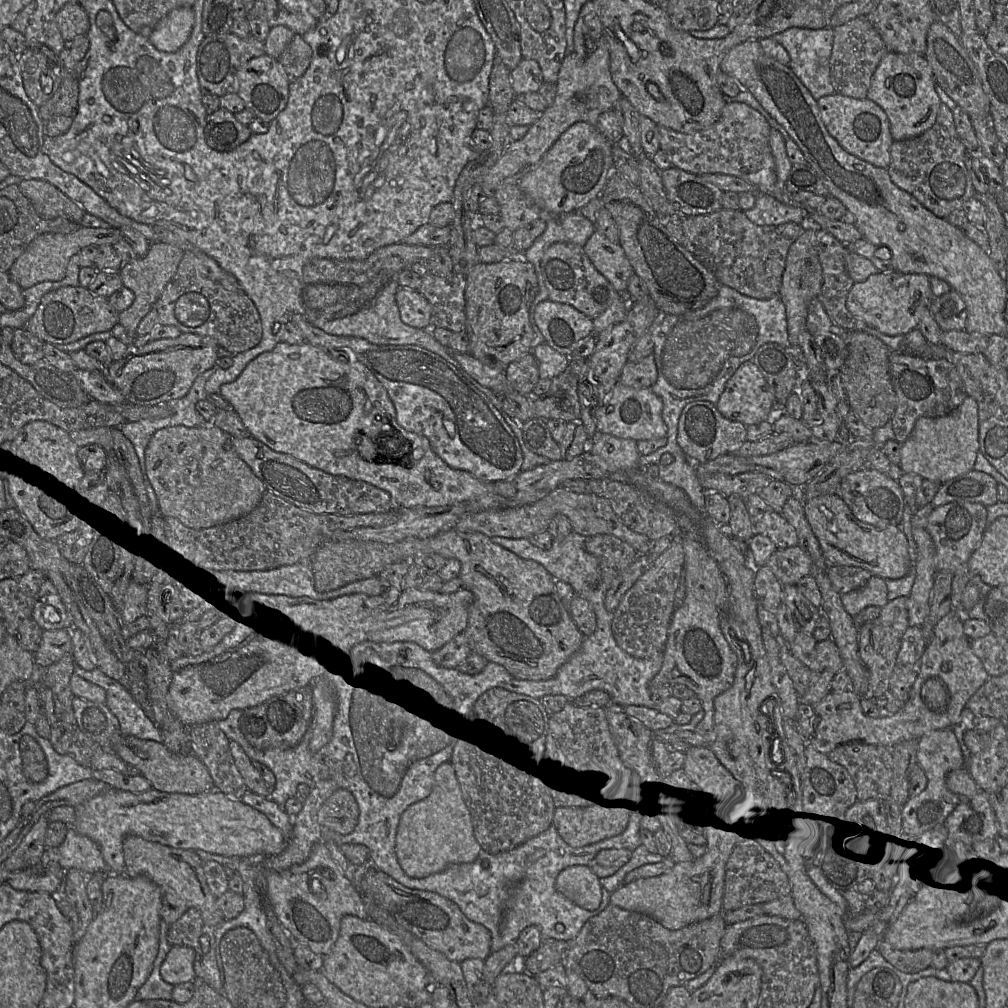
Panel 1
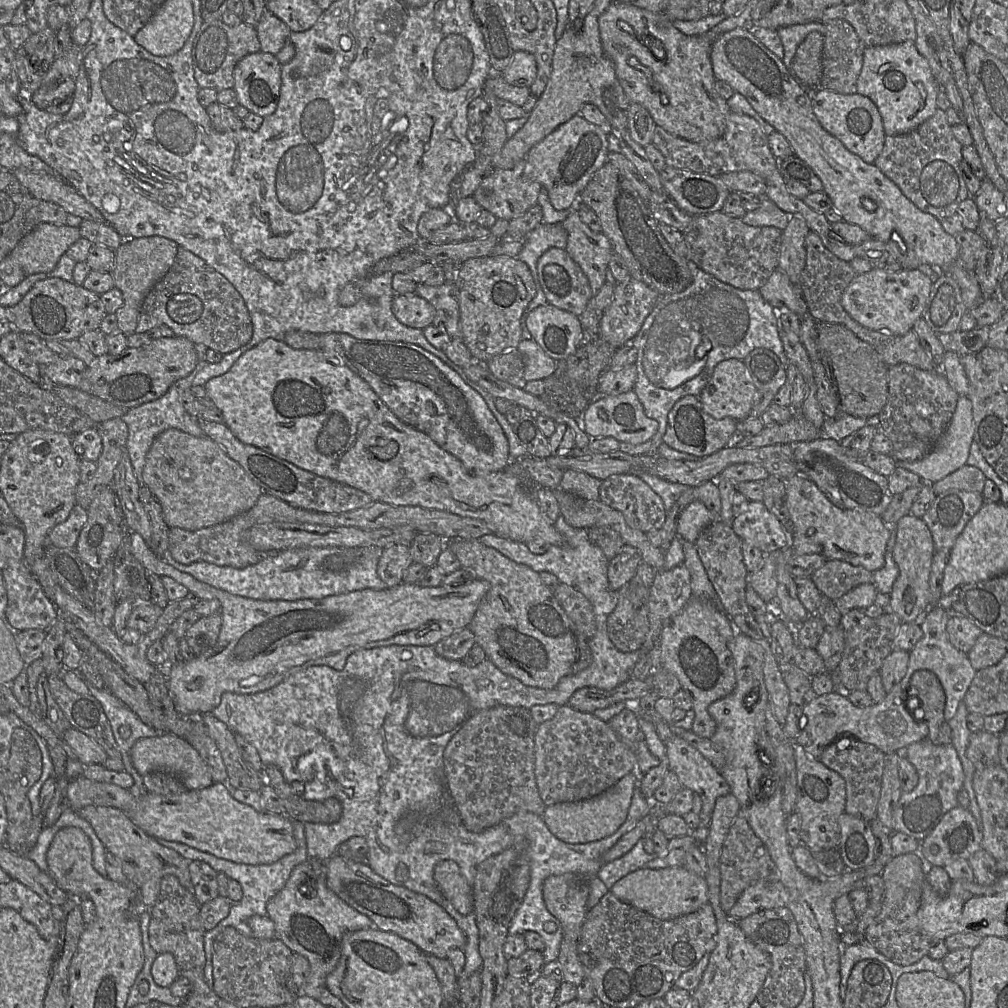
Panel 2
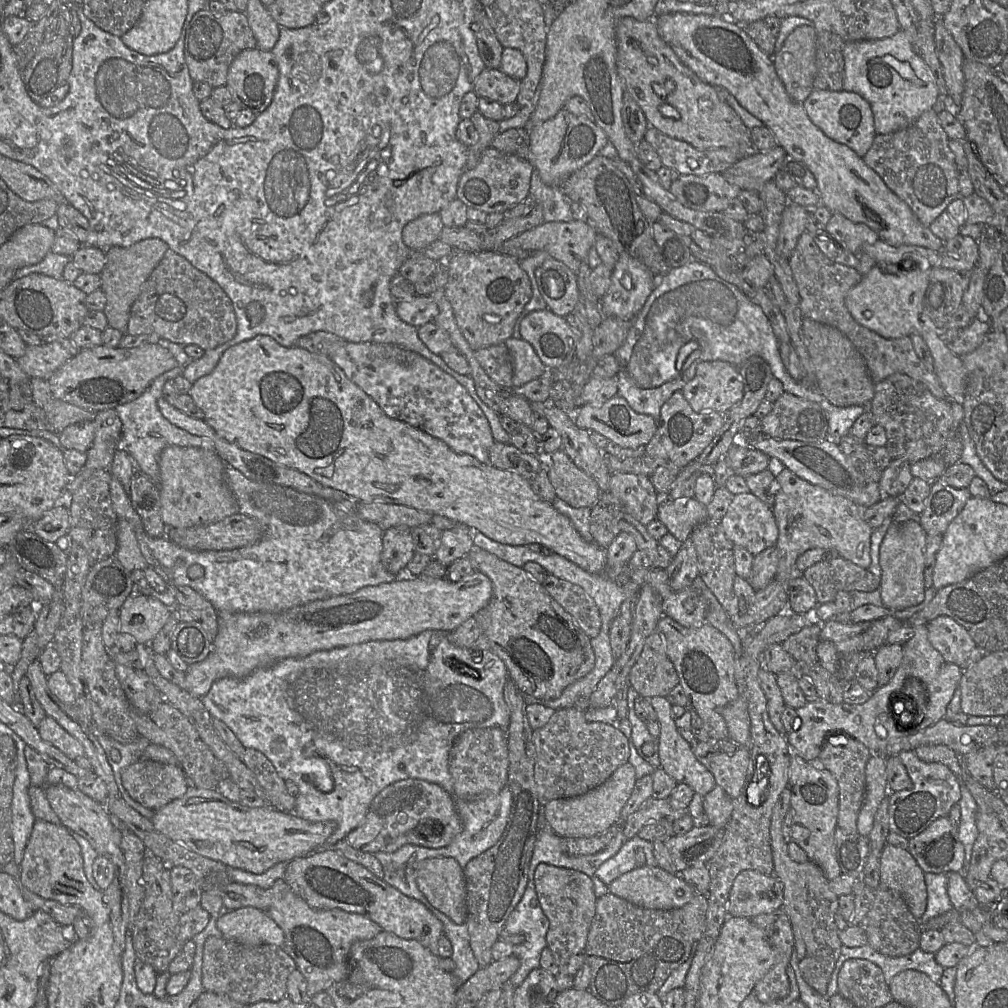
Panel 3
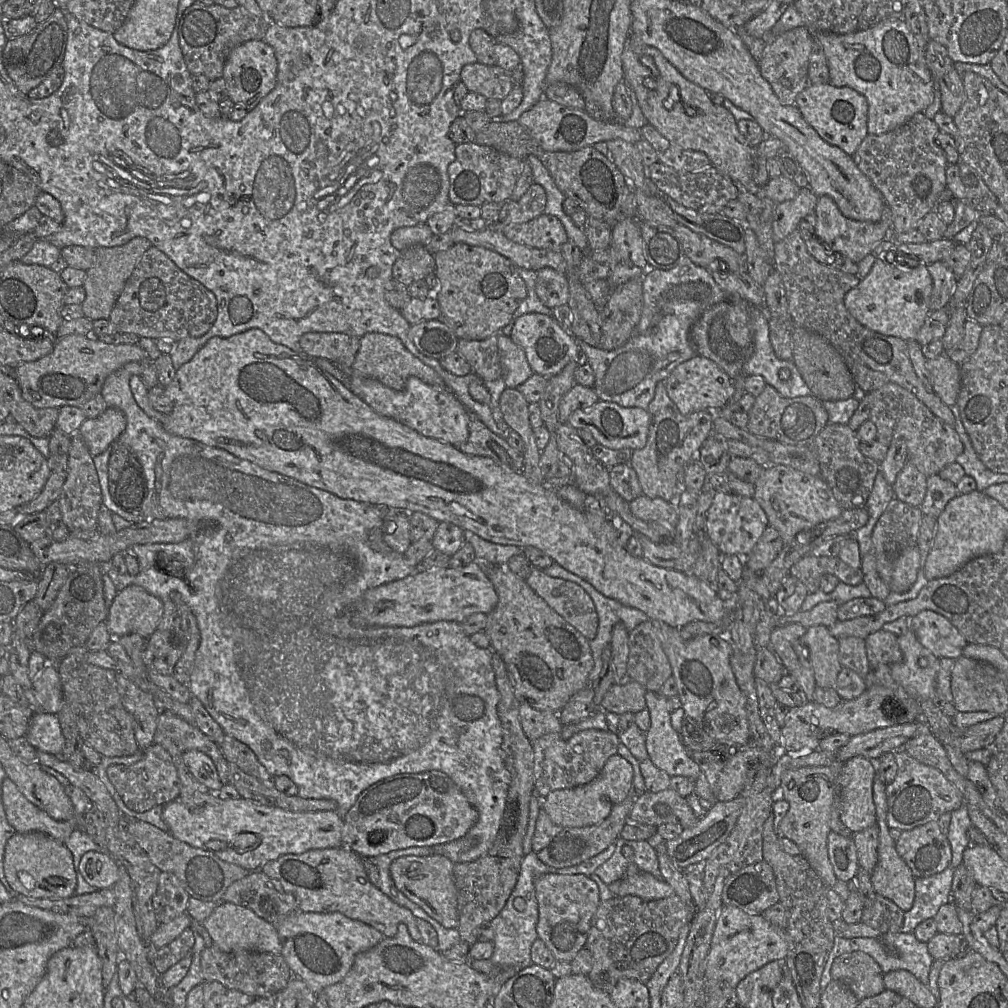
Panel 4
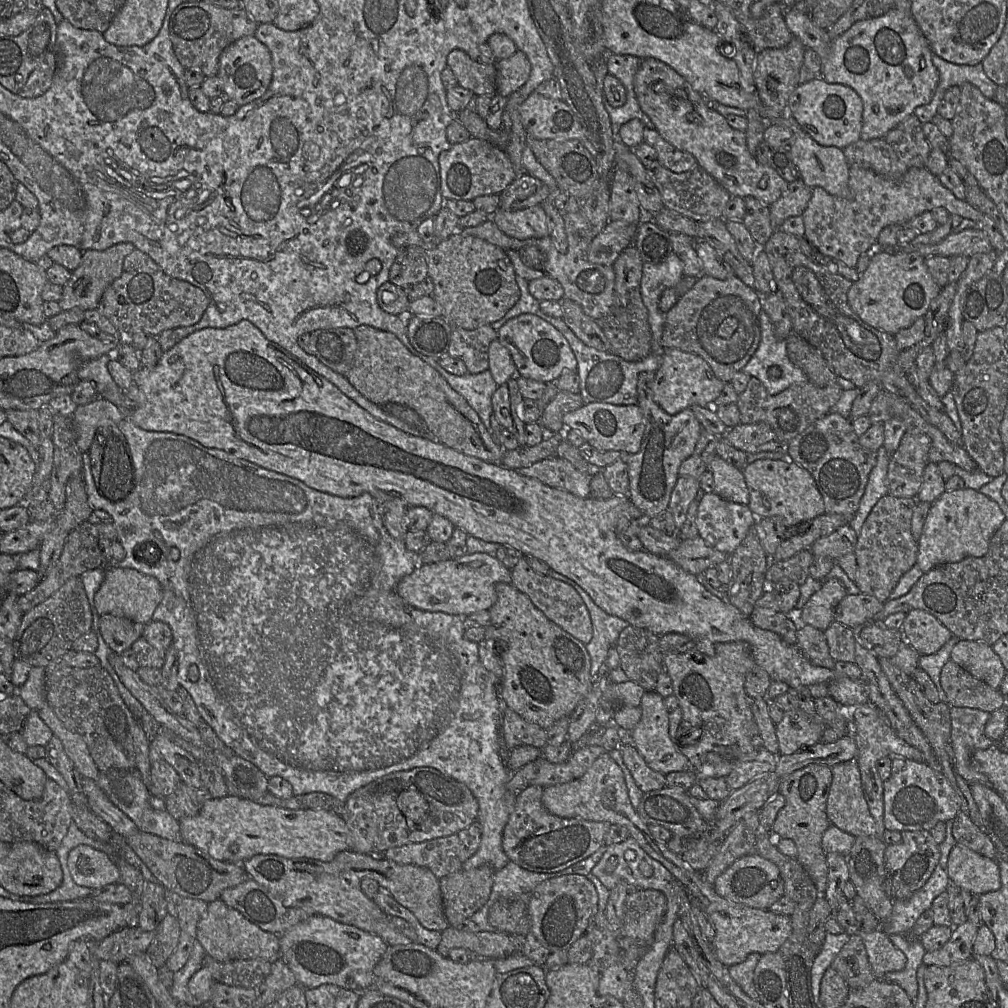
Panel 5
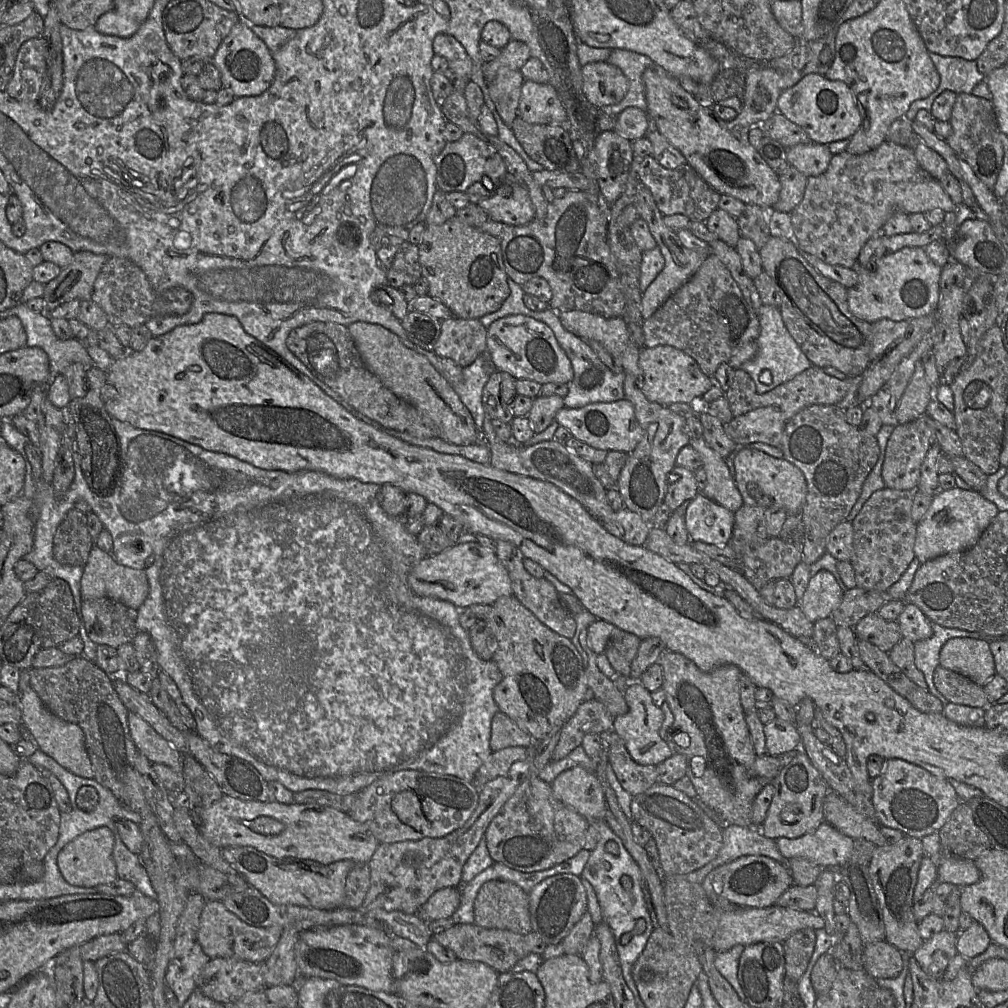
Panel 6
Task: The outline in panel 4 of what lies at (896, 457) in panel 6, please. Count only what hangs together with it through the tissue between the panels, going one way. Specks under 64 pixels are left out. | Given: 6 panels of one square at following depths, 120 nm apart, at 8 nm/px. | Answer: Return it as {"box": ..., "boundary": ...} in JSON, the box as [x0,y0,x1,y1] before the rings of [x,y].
{"box":[893,459,927,507],"boundary":[[[908,459],[893,484],[893,490],[897,499],[920,507],[927,491],[927,477]]]}

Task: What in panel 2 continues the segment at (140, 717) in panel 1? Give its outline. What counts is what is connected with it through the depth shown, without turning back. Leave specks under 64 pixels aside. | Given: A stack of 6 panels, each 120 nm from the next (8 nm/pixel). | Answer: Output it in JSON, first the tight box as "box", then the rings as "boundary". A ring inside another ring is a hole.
{"box":[89,685,159,798],"boundary":[[[89,685],[89,689],[91,695],[102,705],[112,727],[115,741],[121,753],[124,772],[130,774],[134,779],[134,784],[129,790],[136,798],[140,798],[145,795],[146,791],[142,783],[142,776],[132,764],[130,750],[139,739],[156,737],[159,732],[143,723],[130,708],[106,687],[99,689]],[[123,726],[130,730],[130,736],[125,740],[120,734],[120,728]]]}

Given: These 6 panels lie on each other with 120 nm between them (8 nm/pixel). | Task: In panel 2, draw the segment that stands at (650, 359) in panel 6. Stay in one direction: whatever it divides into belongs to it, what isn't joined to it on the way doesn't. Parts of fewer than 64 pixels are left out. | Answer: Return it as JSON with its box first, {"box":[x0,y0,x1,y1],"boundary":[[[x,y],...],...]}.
{"box":[698,359,755,421],"boundary":[[[727,359],[718,363],[712,376],[698,396],[706,413],[716,419],[726,417],[742,421],[749,417],[755,397],[755,386],[743,360]]]}

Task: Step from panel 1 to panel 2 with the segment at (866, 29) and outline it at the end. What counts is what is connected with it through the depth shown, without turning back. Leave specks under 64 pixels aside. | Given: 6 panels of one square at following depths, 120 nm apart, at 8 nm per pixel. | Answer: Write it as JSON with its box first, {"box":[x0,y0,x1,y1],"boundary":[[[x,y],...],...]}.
{"box":[819,19,863,94],"boundary":[[[832,19],[825,23],[822,49],[822,77],[819,86],[840,94],[856,94],[857,80],[863,66],[863,44],[854,28],[841,19]]]}

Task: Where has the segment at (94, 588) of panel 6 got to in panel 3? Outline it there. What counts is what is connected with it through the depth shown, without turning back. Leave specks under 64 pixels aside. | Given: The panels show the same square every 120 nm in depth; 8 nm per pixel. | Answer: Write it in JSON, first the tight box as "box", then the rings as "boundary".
{"box":[119,592,172,644],"boundary":[[[141,592],[132,593],[119,609],[119,632],[134,636],[137,643],[150,644],[167,623],[172,608]]]}

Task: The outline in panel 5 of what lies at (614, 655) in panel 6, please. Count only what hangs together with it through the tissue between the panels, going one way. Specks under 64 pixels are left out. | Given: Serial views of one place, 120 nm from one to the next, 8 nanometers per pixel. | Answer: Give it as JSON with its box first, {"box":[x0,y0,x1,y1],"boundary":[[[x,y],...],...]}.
{"box":[615,625,664,691],"boundary":[[[630,625],[621,631],[615,648],[620,658],[619,668],[629,681],[645,691],[655,691],[658,676],[664,671],[659,635]]]}

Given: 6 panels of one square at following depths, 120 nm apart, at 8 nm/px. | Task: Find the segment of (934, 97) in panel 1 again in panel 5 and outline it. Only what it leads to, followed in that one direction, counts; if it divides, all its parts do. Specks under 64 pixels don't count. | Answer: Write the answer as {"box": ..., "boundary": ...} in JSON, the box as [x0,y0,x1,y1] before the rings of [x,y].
{"box":[783,6,939,141],"boundary":[[[800,6],[786,9],[783,18],[793,37],[819,55],[821,78],[852,88],[862,99],[860,139],[868,141],[884,136],[917,107],[932,100],[939,73],[933,64],[929,43],[911,14],[894,7],[882,16],[854,23],[835,39],[818,27]]]}

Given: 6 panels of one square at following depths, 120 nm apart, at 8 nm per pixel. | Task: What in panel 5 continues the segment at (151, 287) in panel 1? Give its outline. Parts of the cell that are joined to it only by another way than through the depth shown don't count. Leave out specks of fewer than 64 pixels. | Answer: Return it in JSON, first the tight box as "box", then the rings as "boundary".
{"box":[58,243,134,309],"boundary":[[[119,243],[106,250],[82,251],[80,265],[71,272],[70,279],[63,285],[62,297],[58,302],[61,309],[97,309],[106,288],[121,275],[125,257],[134,249],[132,243]]]}

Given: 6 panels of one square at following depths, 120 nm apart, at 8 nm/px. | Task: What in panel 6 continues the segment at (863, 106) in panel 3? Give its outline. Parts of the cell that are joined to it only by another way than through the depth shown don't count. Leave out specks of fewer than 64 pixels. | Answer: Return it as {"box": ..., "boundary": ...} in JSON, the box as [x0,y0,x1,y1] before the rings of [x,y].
{"box":[777,74,862,145],"boundary":[[[808,74],[794,86],[783,90],[777,101],[777,111],[801,127],[811,142],[823,145],[850,139],[862,123],[860,111],[850,88],[842,81],[832,81],[820,74]]]}

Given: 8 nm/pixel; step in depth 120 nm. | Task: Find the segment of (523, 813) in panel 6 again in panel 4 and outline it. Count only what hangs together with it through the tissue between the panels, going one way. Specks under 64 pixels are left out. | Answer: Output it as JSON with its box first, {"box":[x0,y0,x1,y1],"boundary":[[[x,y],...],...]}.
{"box":[532,793,639,868],"boundary":[[[630,793],[627,799],[614,806],[610,815],[599,824],[586,827],[562,827],[555,825],[541,808],[532,839],[532,852],[547,866],[553,868],[567,868],[581,864],[603,852],[618,838],[626,823],[639,794]]]}

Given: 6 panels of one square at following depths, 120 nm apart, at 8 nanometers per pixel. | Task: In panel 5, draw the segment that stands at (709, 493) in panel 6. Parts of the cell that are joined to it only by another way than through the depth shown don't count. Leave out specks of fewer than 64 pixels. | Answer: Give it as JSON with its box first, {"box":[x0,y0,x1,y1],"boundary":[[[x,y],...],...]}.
{"box":[707,455,749,504],"boundary":[[[716,455],[707,465],[714,478],[714,493],[739,504],[749,504],[749,491],[743,472]]]}

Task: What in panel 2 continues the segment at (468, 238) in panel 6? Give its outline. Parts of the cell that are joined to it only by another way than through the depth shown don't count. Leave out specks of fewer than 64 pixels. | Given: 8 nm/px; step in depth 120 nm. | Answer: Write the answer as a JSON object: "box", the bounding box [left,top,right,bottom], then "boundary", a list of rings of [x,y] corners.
{"box":[455,256,536,362],"boundary":[[[483,256],[462,262],[455,282],[460,308],[462,339],[473,358],[487,362],[494,356],[510,349],[517,349],[522,338],[521,317],[536,295],[536,287],[528,265],[516,257]]]}

